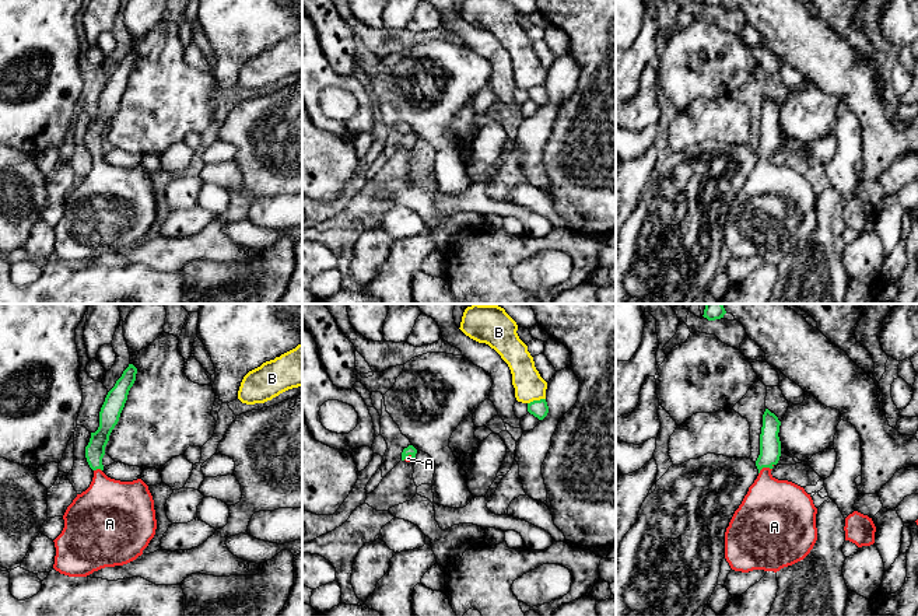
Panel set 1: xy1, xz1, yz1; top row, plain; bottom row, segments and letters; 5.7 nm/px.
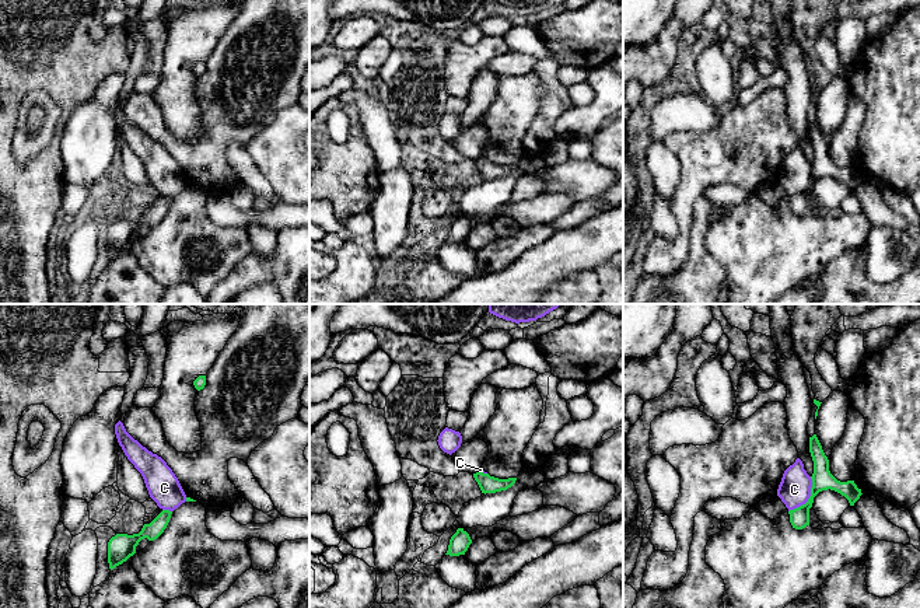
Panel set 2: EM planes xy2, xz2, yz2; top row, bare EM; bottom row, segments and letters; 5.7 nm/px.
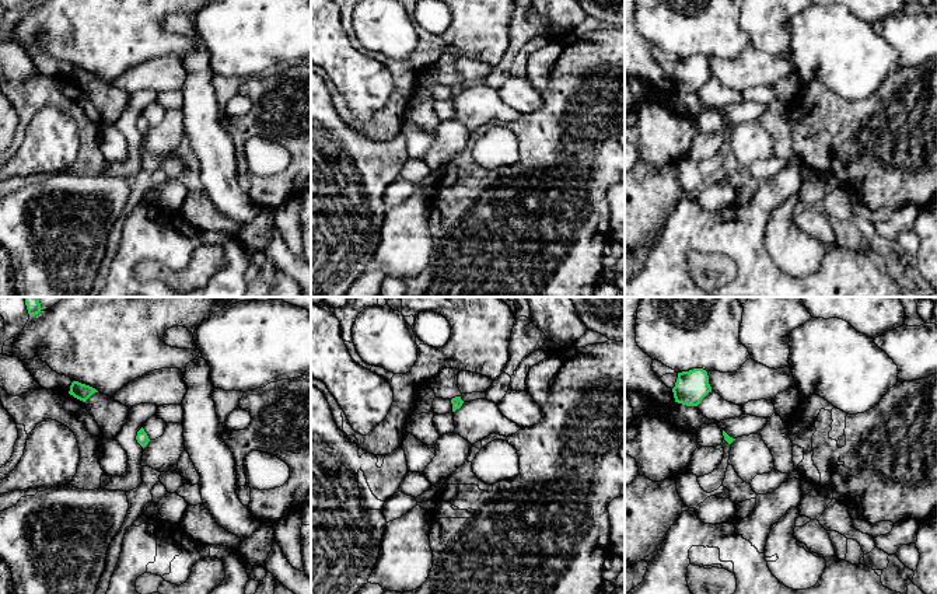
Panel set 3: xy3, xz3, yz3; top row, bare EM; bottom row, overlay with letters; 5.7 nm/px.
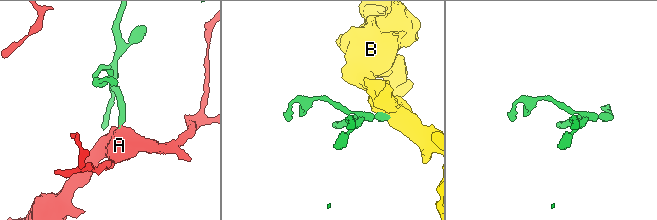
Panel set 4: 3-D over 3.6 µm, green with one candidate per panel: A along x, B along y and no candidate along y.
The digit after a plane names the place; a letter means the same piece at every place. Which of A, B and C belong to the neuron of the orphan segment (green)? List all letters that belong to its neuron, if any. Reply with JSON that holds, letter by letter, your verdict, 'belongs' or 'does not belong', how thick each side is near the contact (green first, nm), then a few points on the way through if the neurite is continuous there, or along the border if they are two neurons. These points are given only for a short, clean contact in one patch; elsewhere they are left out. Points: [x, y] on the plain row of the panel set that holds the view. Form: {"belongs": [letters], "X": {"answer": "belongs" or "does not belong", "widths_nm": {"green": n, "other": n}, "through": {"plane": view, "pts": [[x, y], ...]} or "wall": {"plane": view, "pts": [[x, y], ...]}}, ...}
{"belongs": ["A"], "A": {"answer": "belongs", "widths_nm": {"green": 130, "other": 340}, "through": {"plane": "yz1", "pts": [[770, 132], [766, 153], [766, 178], [773, 195]]}}, "B": {"answer": "does not belong", "widths_nm": {"green": 100, "other": 170}}, "C": {"answer": "does not belong", "widths_nm": {"green": 120, "other": 190}, "wall": {"plane": "yz2", "pts": [[811, 163], [810, 184], [789, 198]]}}}

